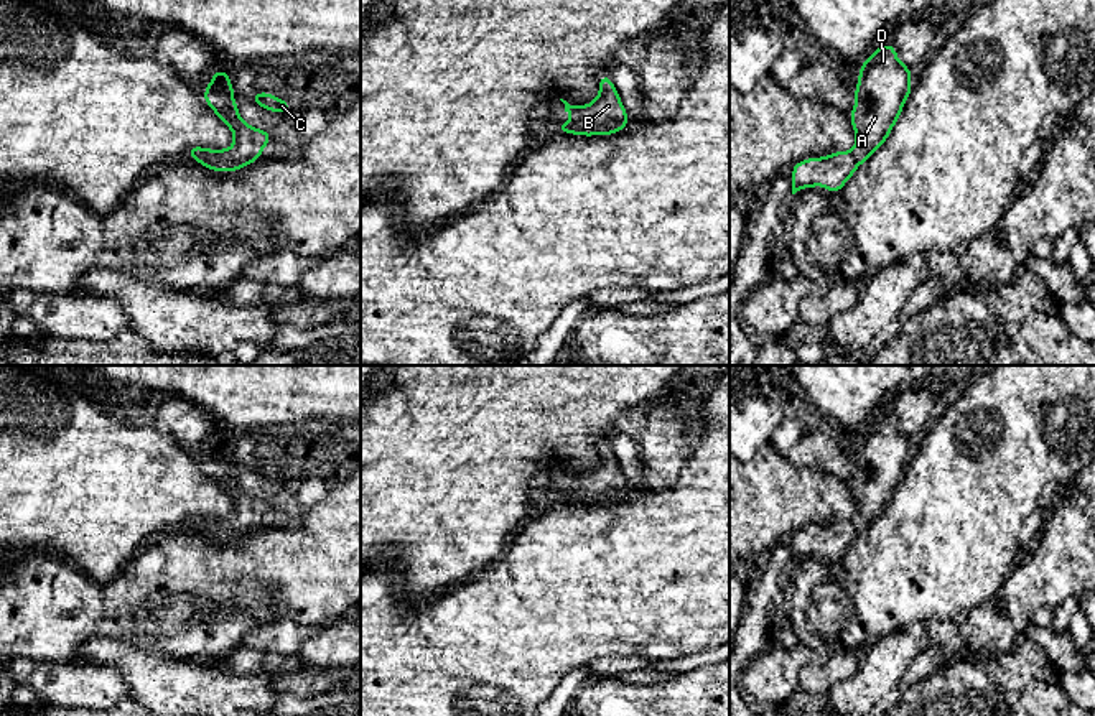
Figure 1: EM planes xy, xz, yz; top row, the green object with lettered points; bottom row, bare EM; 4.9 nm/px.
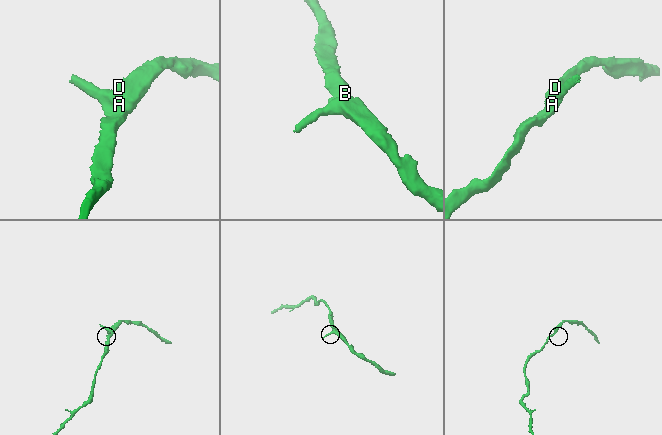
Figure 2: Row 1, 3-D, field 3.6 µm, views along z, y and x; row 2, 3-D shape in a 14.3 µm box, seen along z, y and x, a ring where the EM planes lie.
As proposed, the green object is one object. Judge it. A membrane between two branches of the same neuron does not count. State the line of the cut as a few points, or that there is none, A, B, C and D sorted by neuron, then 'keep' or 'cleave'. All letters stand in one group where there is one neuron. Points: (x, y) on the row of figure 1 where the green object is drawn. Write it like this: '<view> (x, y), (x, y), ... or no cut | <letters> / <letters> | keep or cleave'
no cut | A B C D | keep

